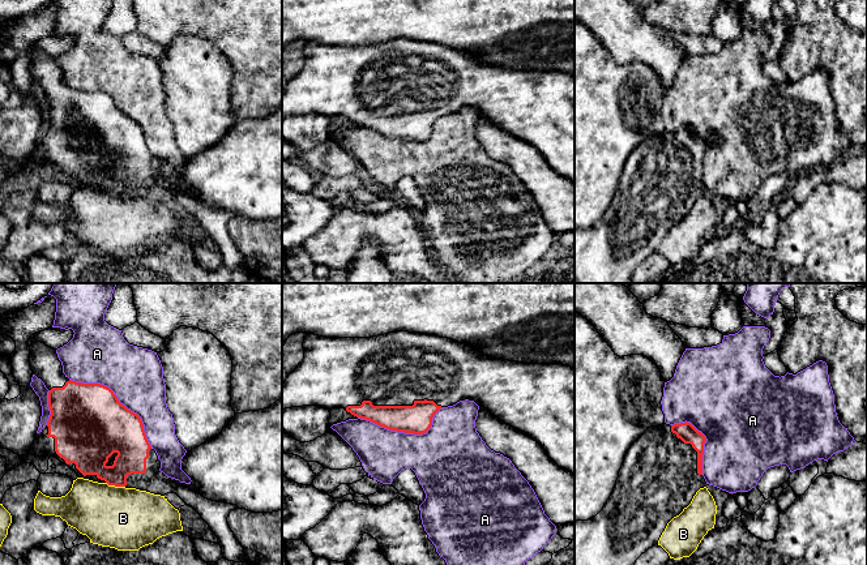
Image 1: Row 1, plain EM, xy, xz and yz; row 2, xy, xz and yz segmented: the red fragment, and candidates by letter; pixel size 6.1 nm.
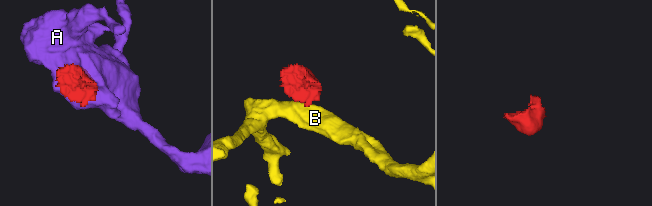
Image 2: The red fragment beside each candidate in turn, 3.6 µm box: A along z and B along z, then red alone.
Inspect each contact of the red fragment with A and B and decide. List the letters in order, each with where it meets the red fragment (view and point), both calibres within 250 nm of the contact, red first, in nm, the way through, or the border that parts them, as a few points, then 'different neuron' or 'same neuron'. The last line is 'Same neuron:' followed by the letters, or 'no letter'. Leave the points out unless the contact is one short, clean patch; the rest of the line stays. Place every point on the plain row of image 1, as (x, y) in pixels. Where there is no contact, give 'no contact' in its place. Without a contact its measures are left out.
A: xy (118, 108) | 460/340 nm | different neuron
B: xy (115, 193) | 220/380 nm | along xy (106, 189), (124, 195) | different neuron
Same neuron: no letter

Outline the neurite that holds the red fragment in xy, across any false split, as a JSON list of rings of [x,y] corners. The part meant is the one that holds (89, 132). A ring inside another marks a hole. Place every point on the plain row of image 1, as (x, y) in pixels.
[[[42,50],[30,53],[30,74],[33,82],[50,98],[51,123],[26,163],[20,164],[0,154],[0,163],[7,167],[7,179],[47,162],[69,174],[78,185],[108,193],[161,204],[183,193],[208,207],[236,213],[248,219],[282,218],[282,107],[264,117],[235,121],[221,141],[187,159],[181,167],[181,177],[192,189],[185,192],[159,179],[161,168],[146,146],[141,125],[121,112],[110,95],[69,87],[63,81],[56,57]]]

